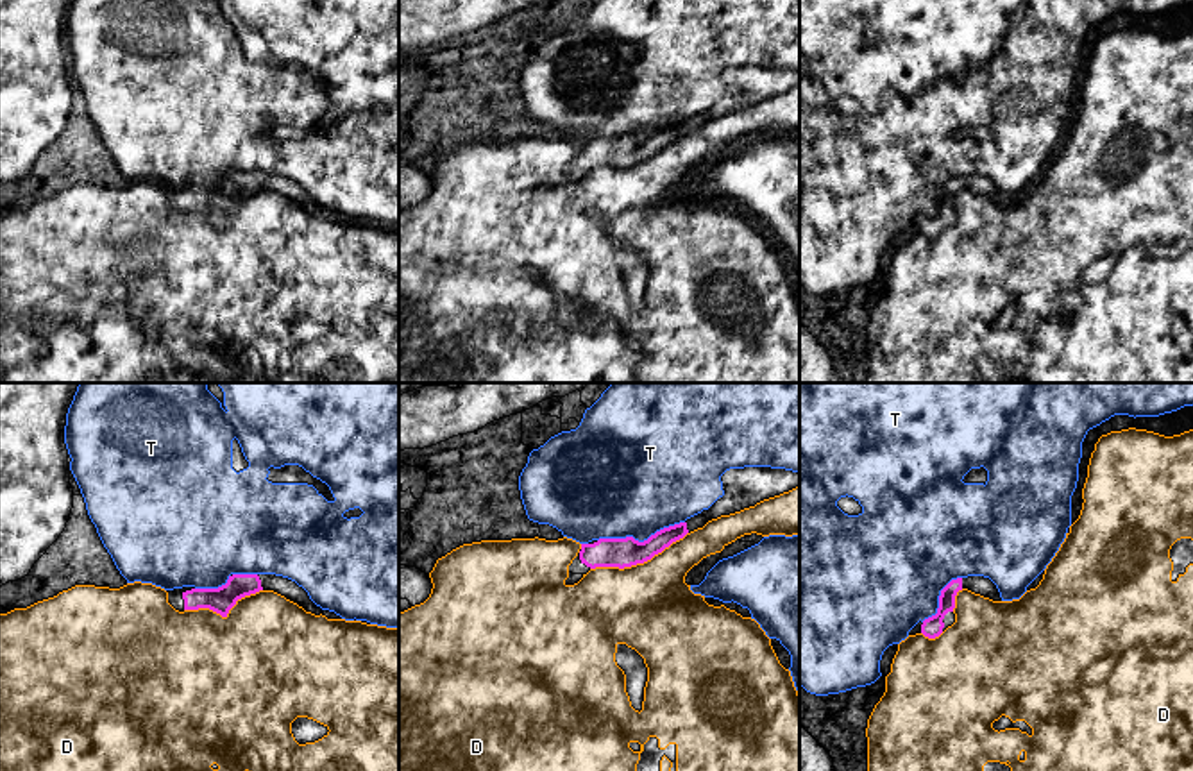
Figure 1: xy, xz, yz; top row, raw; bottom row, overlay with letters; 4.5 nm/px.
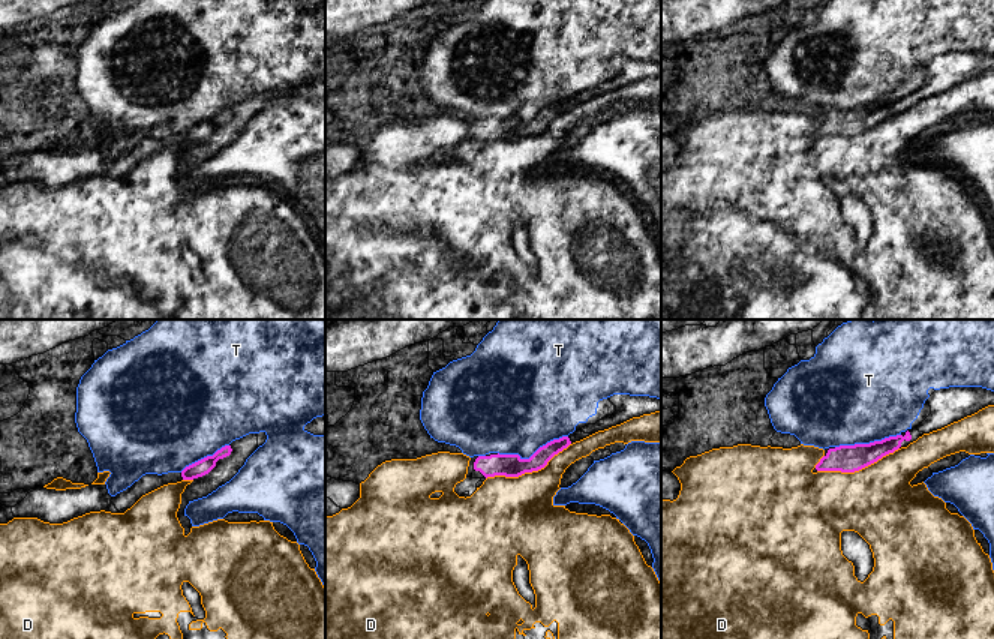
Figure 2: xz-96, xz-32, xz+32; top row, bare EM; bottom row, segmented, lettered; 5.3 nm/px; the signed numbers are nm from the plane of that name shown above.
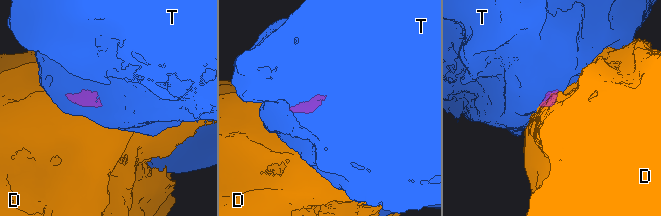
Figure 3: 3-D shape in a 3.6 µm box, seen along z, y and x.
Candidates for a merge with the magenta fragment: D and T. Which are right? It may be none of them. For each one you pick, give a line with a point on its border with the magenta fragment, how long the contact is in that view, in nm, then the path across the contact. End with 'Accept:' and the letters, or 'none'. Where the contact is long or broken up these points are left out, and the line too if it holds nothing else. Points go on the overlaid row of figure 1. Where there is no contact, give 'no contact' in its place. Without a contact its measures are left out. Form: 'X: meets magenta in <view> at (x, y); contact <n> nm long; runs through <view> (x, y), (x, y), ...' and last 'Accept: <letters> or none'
Accept: none

